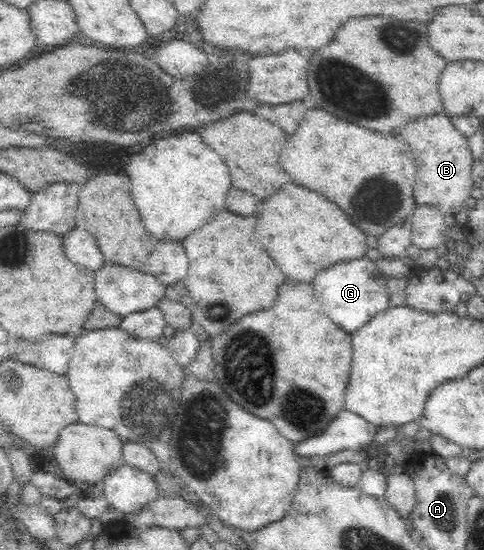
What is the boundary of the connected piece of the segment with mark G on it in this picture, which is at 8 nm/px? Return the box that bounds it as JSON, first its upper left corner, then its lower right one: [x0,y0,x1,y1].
[313,256,390,332]

